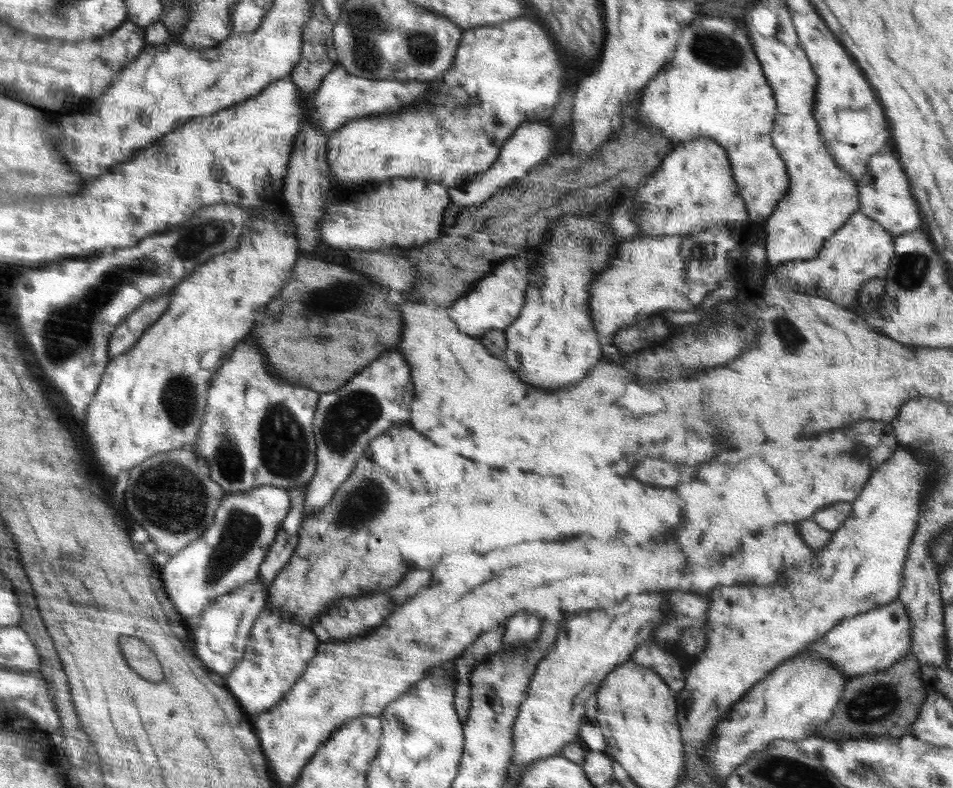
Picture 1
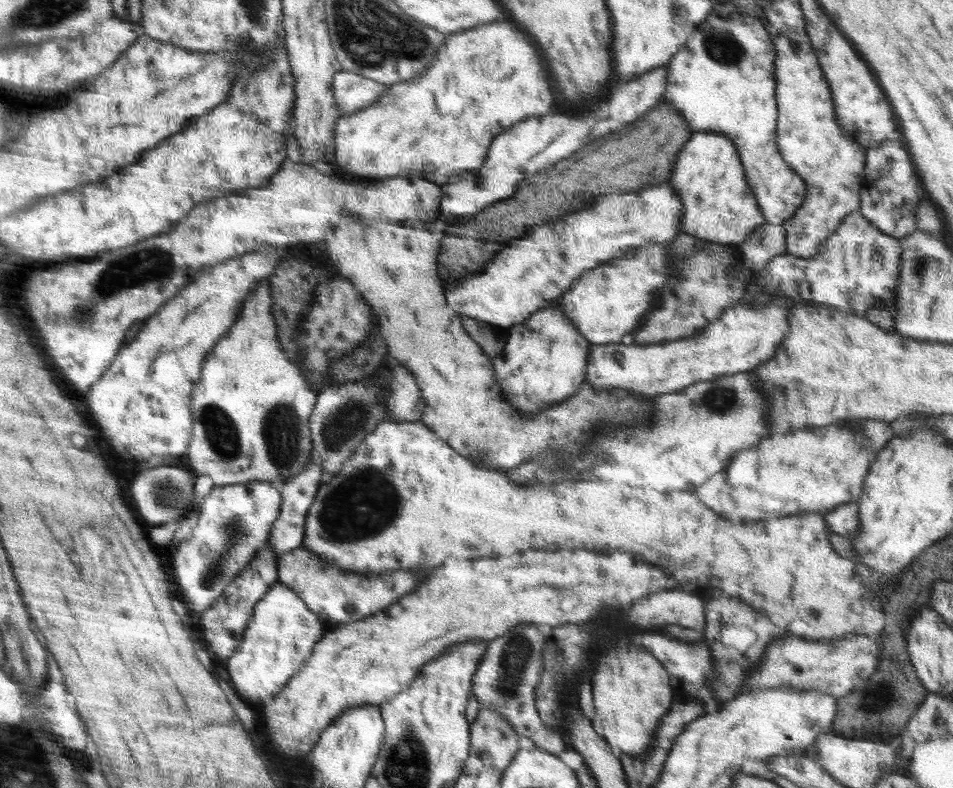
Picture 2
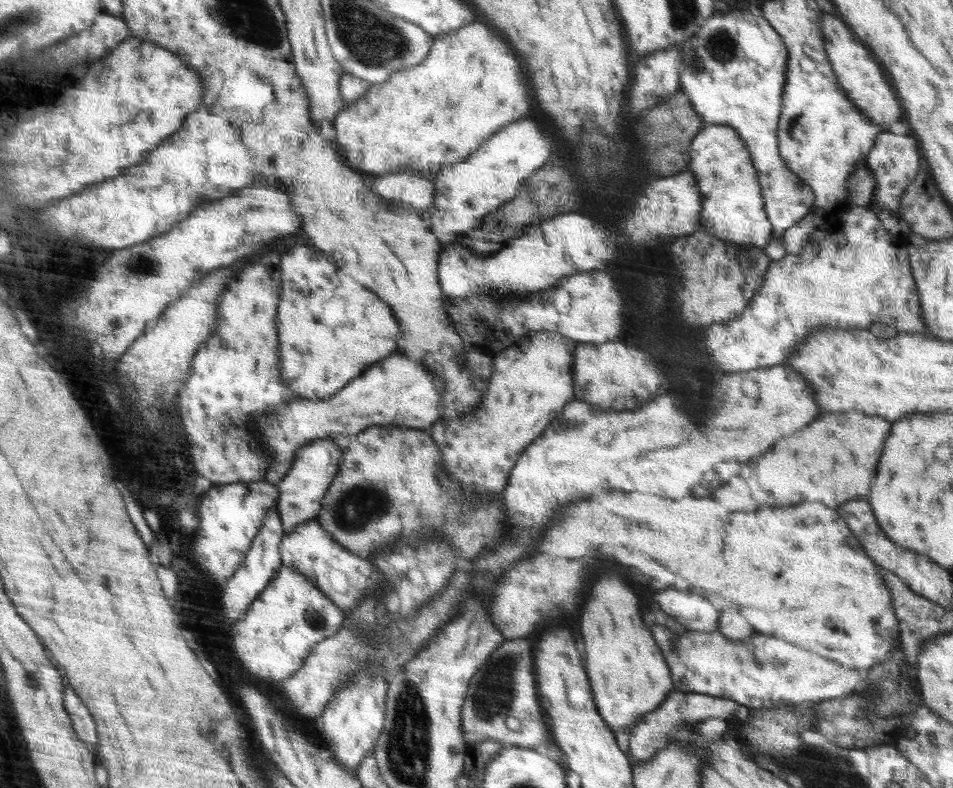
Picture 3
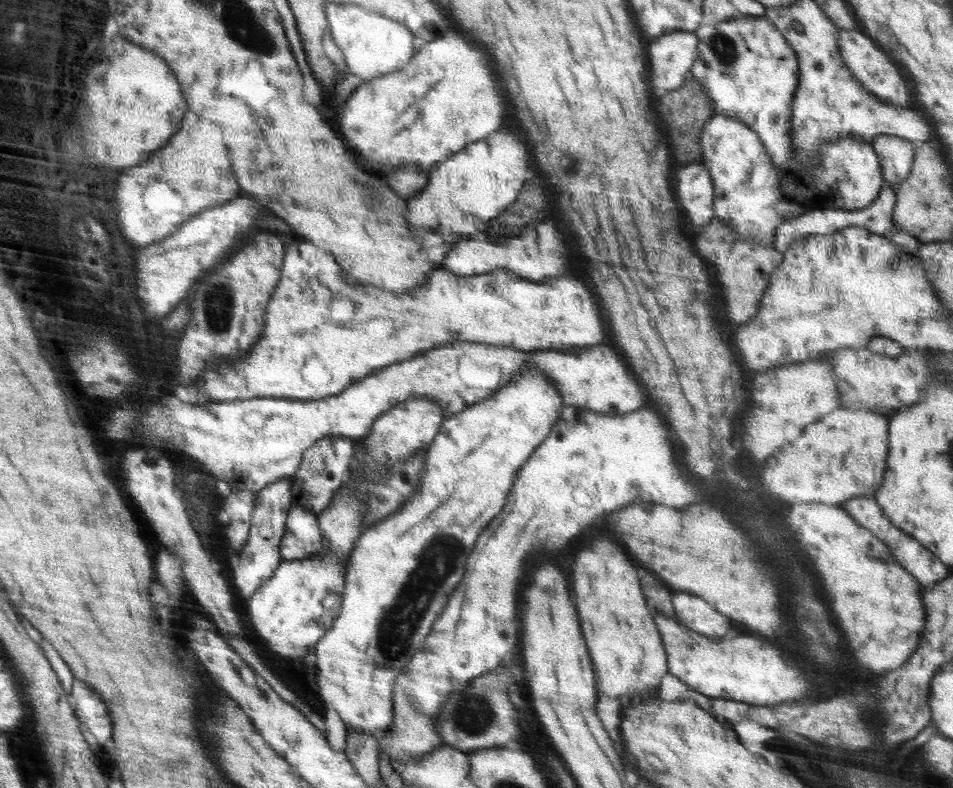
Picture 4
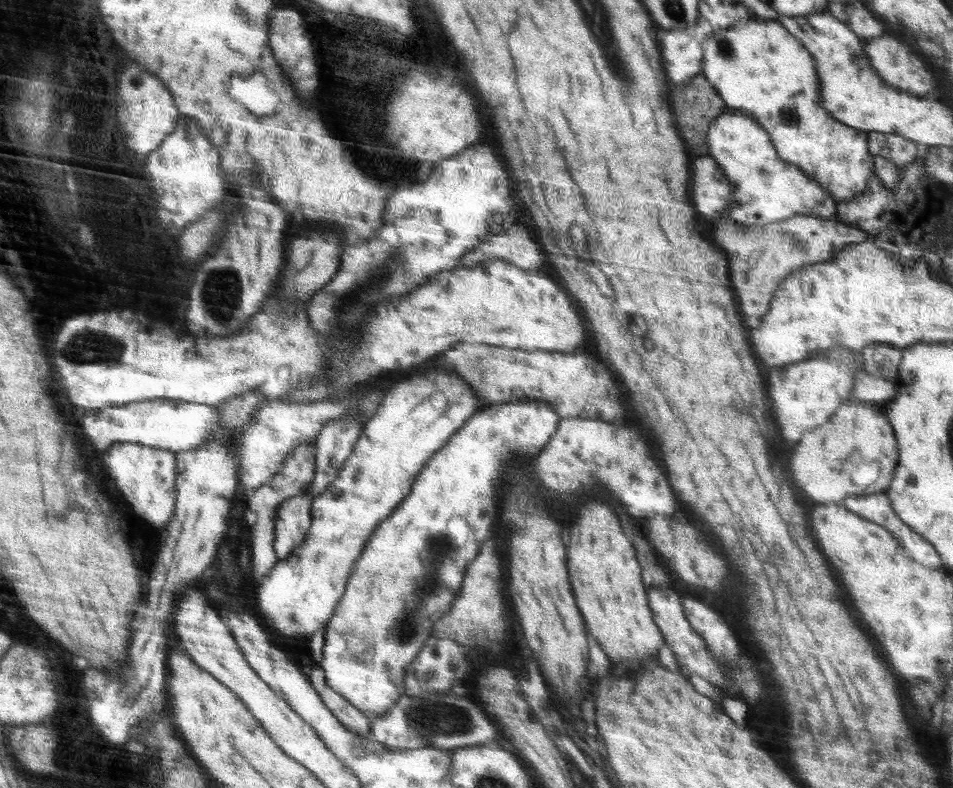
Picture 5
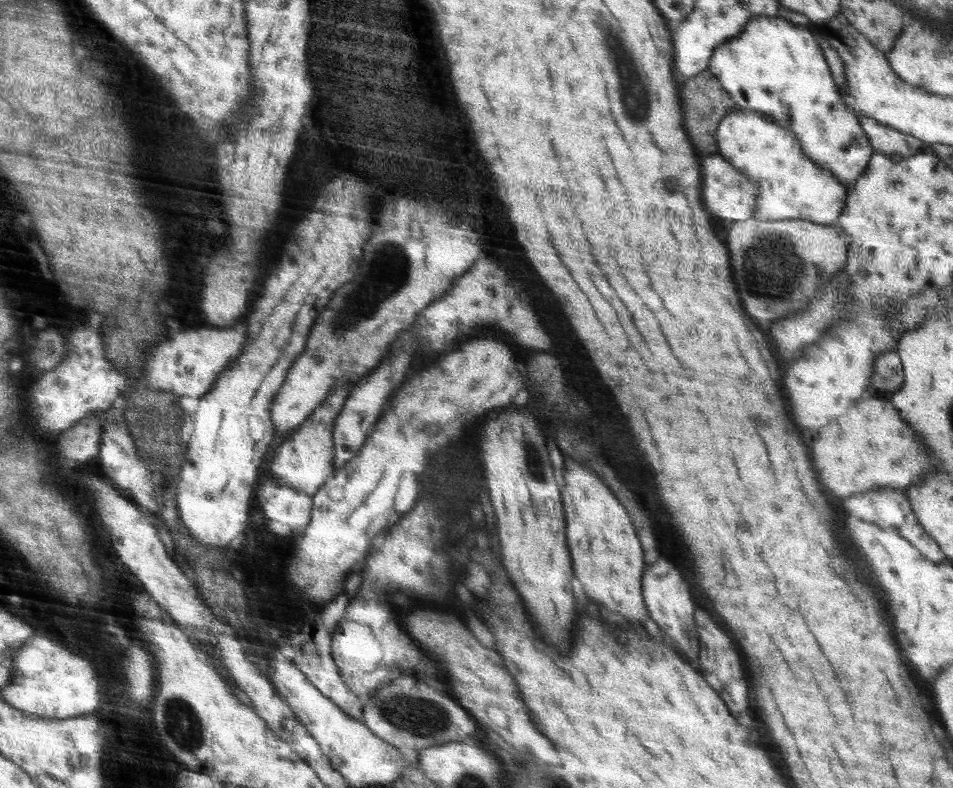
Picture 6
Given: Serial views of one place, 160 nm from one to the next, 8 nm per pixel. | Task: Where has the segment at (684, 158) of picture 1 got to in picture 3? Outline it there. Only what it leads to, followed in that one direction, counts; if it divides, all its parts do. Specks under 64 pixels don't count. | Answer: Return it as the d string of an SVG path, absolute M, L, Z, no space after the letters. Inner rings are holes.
M724 124L704 125L689 146L688 170L696 179L702 199L700 229L710 229L709 234L720 240L765 248L774 236L771 222L764 210L758 171L753 165L741 135Z

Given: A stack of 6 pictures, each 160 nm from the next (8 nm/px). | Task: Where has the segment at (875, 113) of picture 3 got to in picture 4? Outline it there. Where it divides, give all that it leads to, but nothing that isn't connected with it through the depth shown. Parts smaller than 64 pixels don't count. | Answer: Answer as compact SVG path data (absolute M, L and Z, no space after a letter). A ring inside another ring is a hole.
M839 29L839 55L843 59L844 64L851 70L854 78L864 85L864 89L875 94L879 100L888 102L894 106L908 106L908 100L912 98L912 90L906 84L902 72L896 68L896 64L892 64L892 60L876 48L876 44L854 30Z

